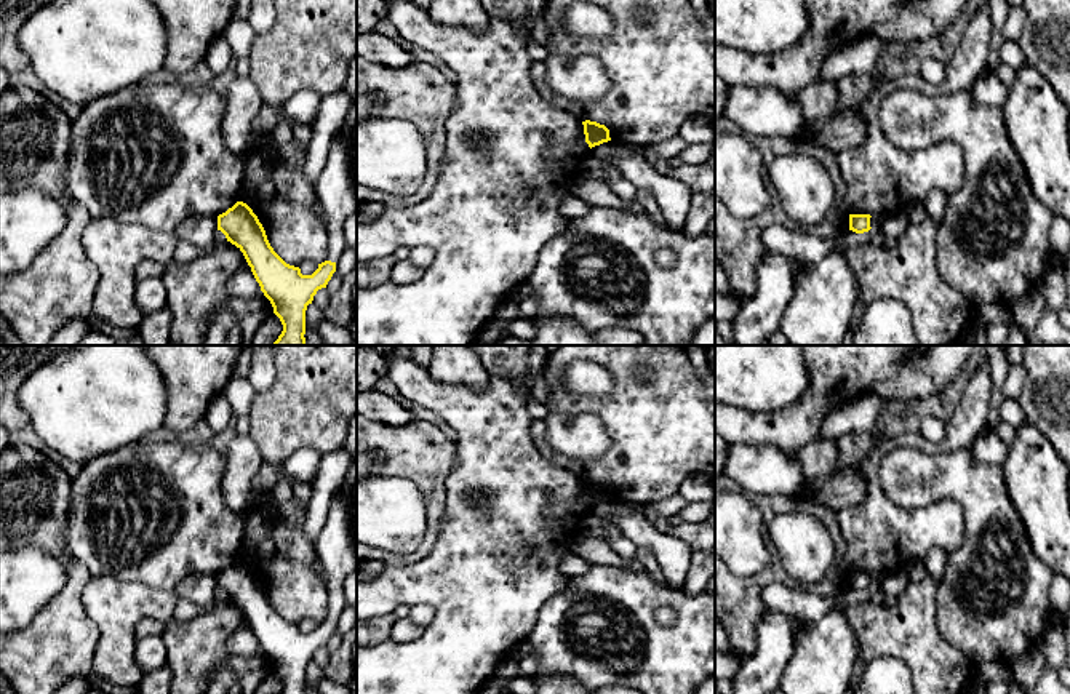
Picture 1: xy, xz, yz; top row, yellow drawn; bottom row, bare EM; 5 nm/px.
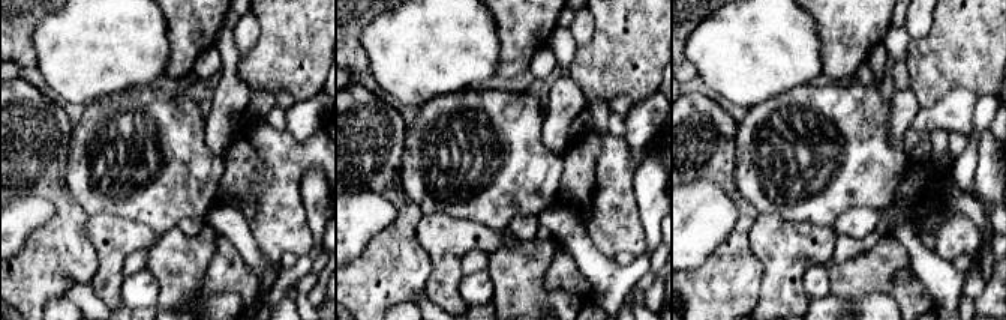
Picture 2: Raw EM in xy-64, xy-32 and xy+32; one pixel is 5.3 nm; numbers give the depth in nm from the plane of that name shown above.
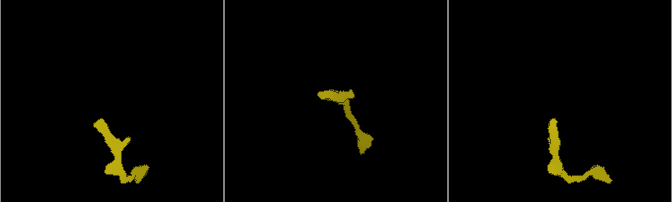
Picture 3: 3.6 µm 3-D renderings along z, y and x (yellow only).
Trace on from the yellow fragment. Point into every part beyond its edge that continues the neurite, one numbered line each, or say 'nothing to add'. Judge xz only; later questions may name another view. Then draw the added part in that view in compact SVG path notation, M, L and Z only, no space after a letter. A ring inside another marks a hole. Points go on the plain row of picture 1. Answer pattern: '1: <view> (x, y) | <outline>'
nothing to add

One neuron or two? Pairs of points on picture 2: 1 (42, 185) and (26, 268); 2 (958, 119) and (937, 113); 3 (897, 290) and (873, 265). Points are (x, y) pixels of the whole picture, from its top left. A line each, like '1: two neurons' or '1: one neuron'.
1: one neuron
2: one neuron
3: one neuron

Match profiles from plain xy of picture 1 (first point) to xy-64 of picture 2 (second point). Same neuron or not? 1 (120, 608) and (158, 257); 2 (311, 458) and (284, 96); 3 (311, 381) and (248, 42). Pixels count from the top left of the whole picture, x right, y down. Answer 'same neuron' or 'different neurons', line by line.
1: different neurons
2: same neuron
3: different neurons

